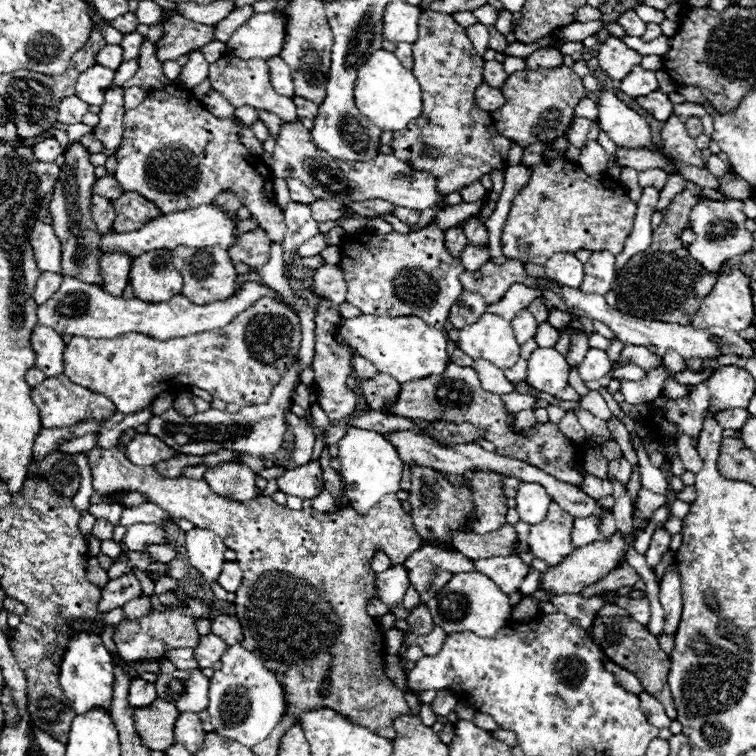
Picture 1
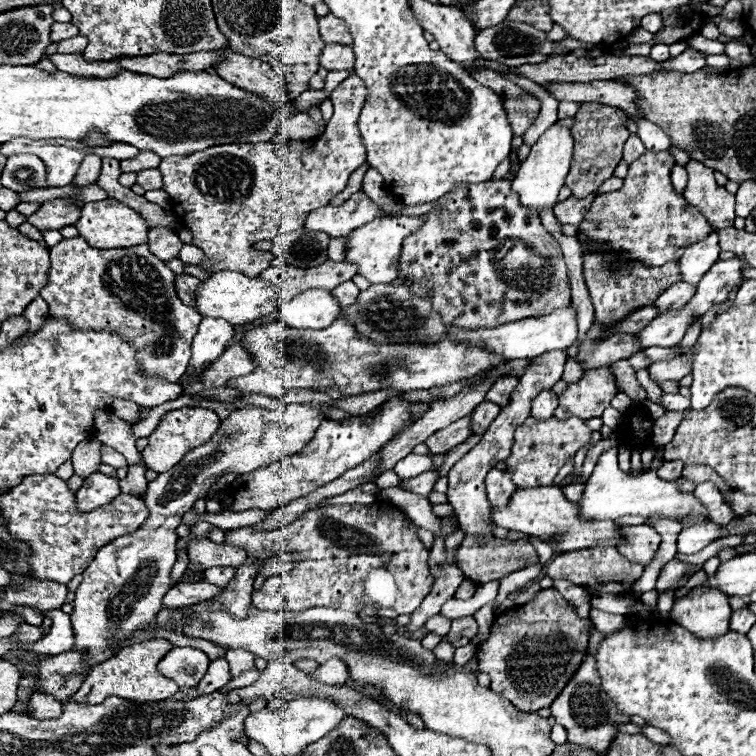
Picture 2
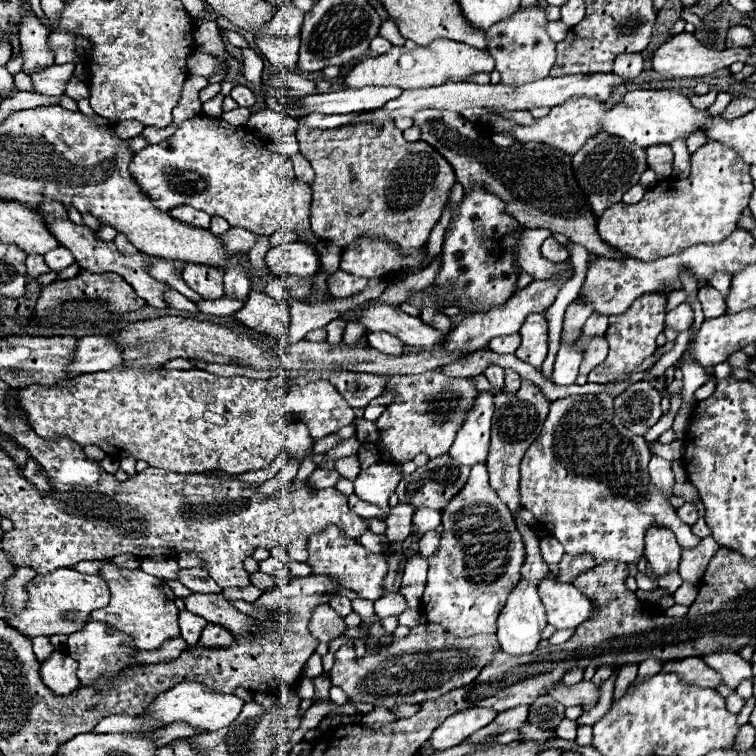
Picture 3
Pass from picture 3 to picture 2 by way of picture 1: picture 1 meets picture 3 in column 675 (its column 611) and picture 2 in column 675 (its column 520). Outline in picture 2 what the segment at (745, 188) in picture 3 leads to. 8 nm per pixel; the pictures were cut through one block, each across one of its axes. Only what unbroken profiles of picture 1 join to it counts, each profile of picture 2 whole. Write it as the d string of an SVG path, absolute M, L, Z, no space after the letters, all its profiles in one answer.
M648 150L634 160L620 190L594 198L578 226L578 236L588 238L592 246L602 242L612 252L622 254L628 260L642 262L644 266L662 266L666 262L680 260L680 254L684 254L688 244L700 242L716 228L710 226L706 218L674 190L670 180L674 164L670 150Z

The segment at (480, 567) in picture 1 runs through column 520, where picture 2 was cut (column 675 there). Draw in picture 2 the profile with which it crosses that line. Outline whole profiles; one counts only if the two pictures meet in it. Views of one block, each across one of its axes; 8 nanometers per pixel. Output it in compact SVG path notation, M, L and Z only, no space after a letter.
M670 560L670 562L662 568L662 572L660 572L658 580L656 580L656 590L666 590L668 586L672 586L672 584L676 584L676 582L686 580L690 568L692 568L692 564L688 564L688 562Z

